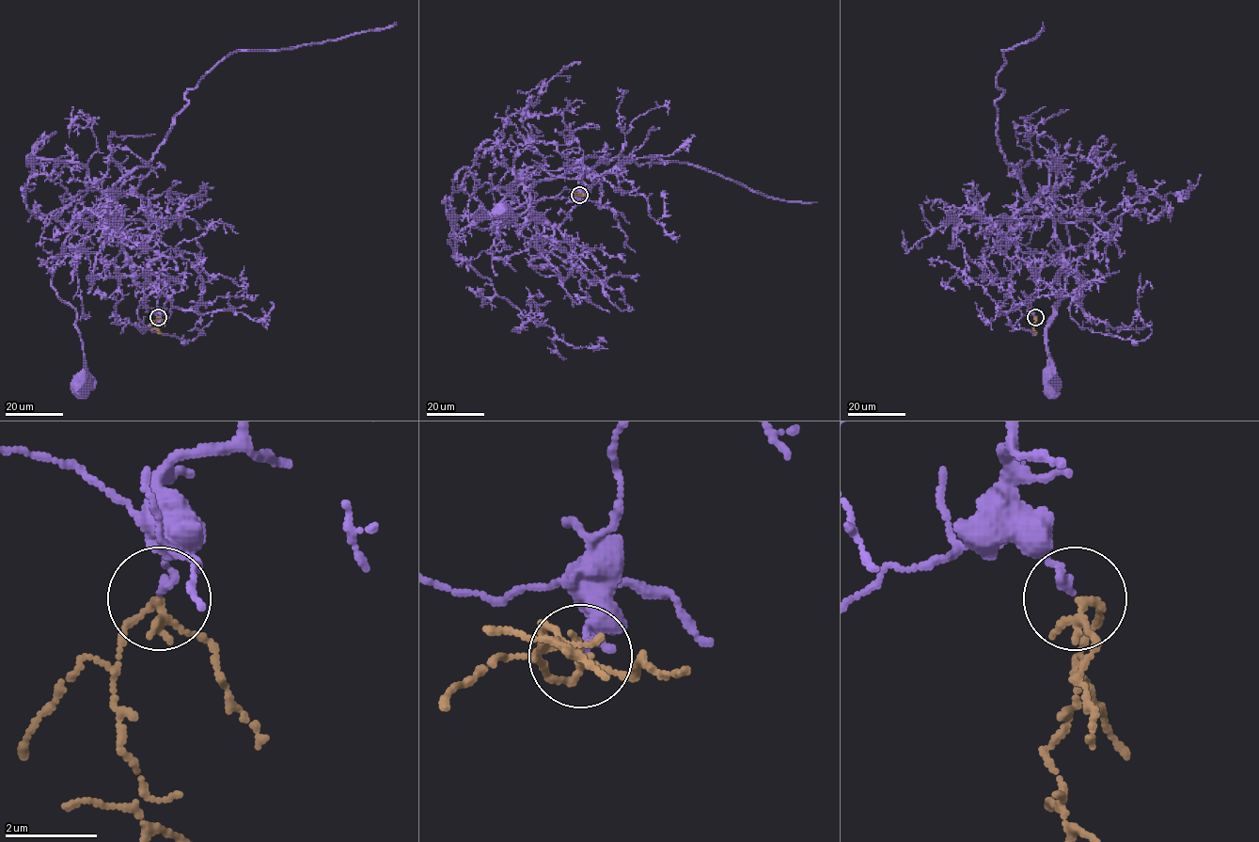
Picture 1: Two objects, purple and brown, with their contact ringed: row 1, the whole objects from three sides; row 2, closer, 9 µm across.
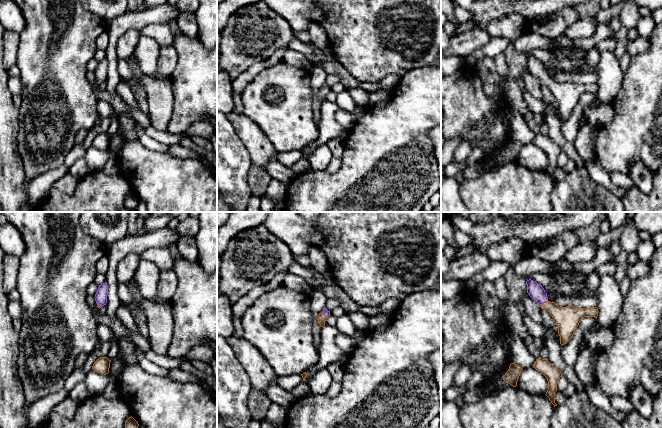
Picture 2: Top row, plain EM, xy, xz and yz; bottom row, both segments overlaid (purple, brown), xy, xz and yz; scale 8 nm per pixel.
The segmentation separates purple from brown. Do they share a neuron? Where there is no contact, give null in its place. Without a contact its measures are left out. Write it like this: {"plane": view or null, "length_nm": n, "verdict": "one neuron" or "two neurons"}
{"plane": "yz", "length_nm": 80, "verdict": "one neuron"}

